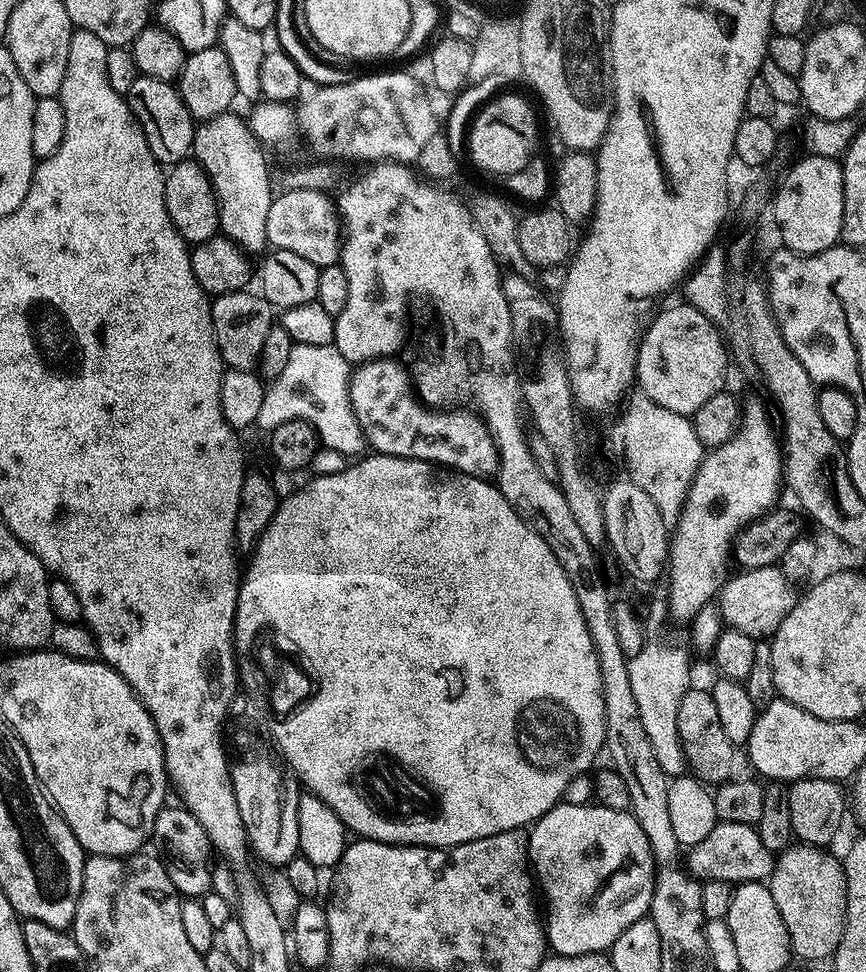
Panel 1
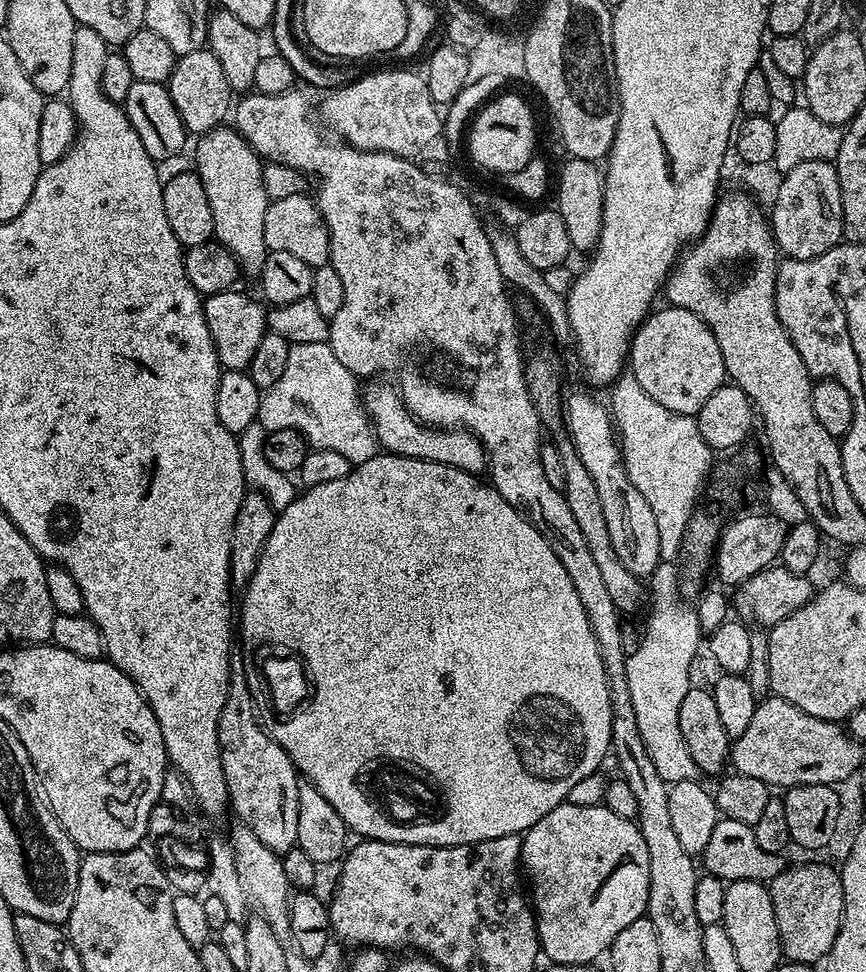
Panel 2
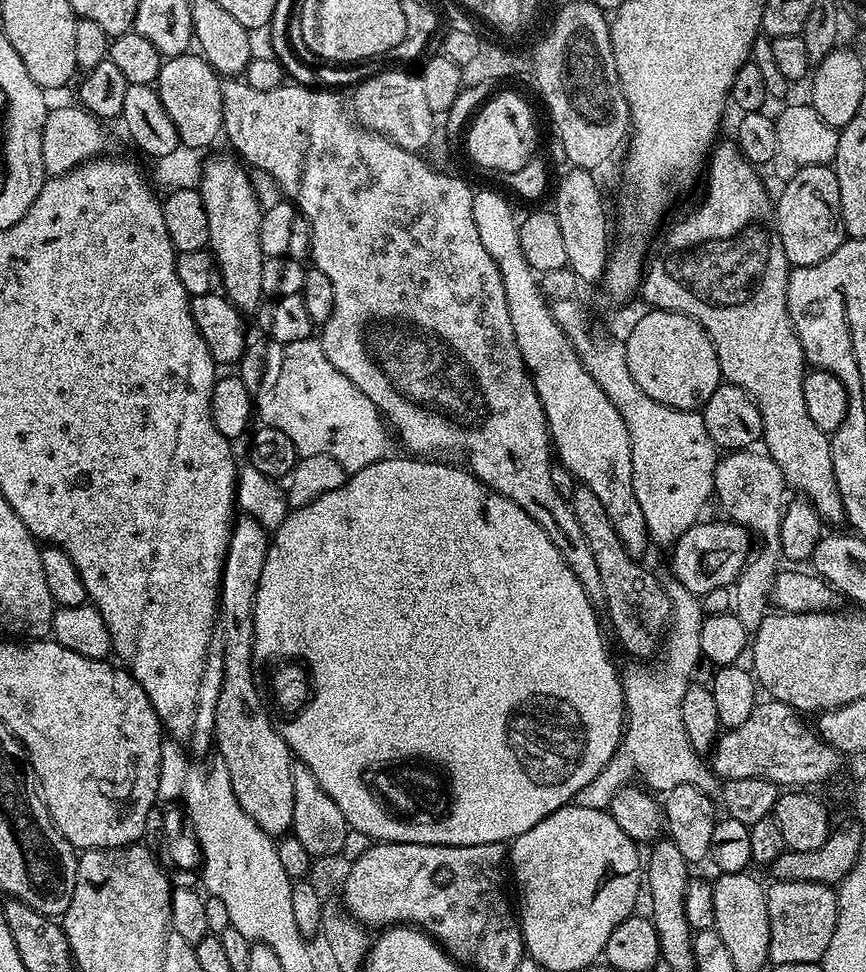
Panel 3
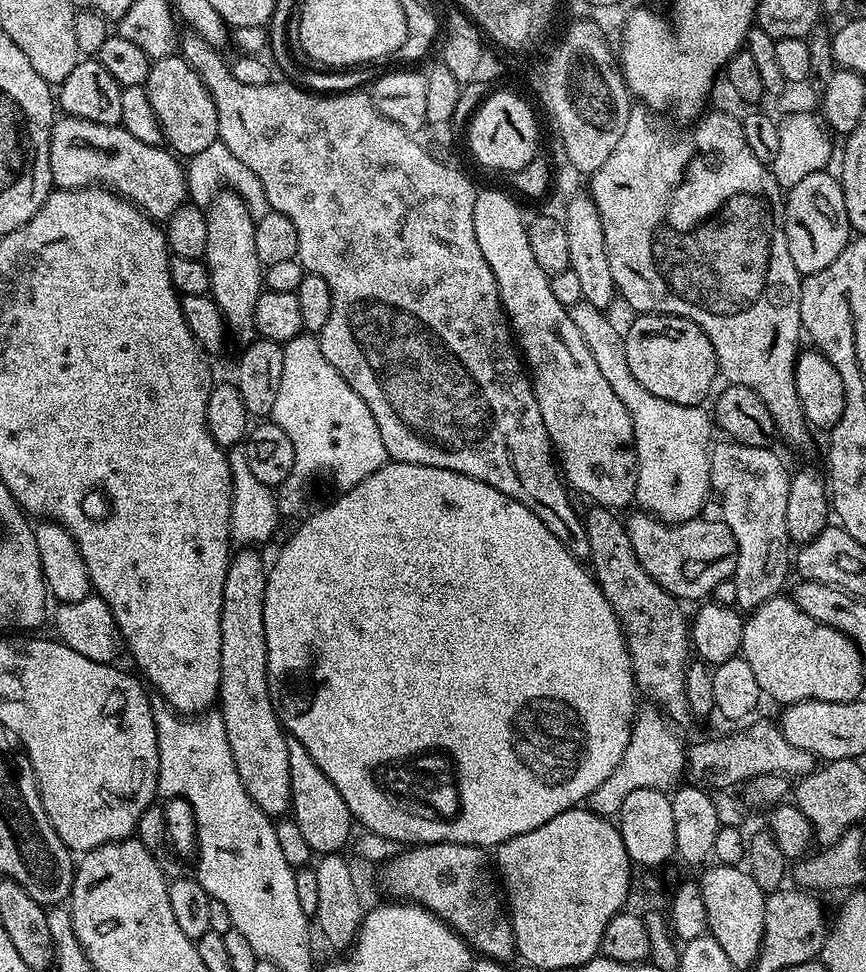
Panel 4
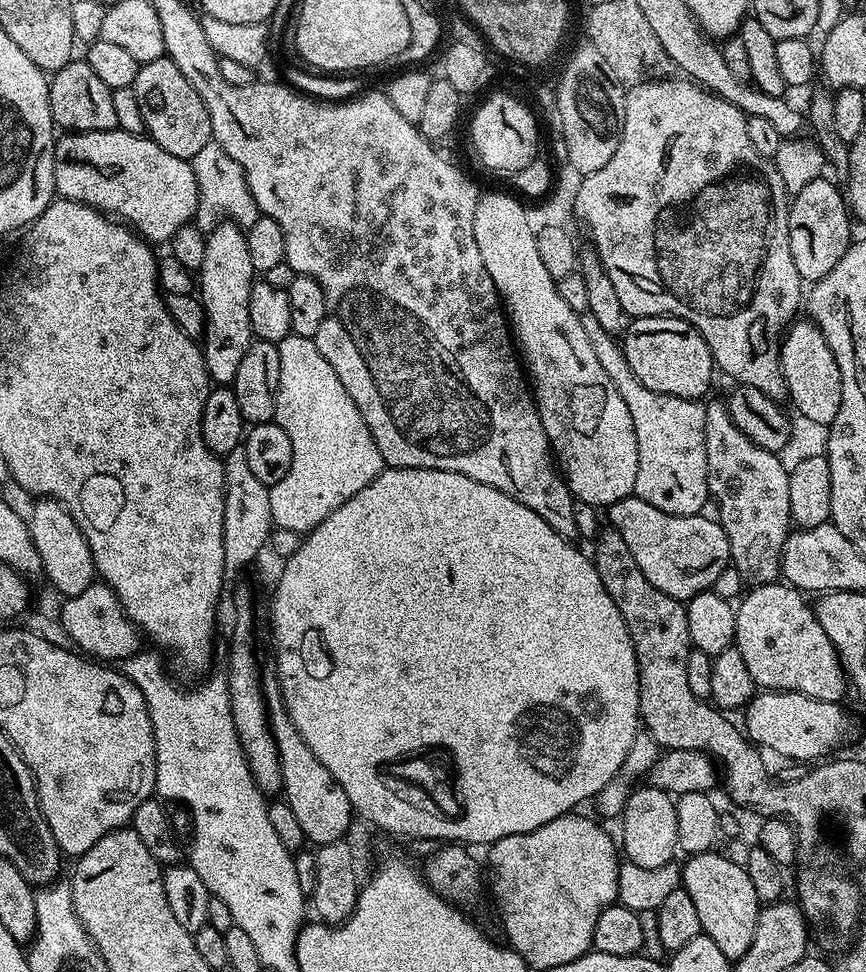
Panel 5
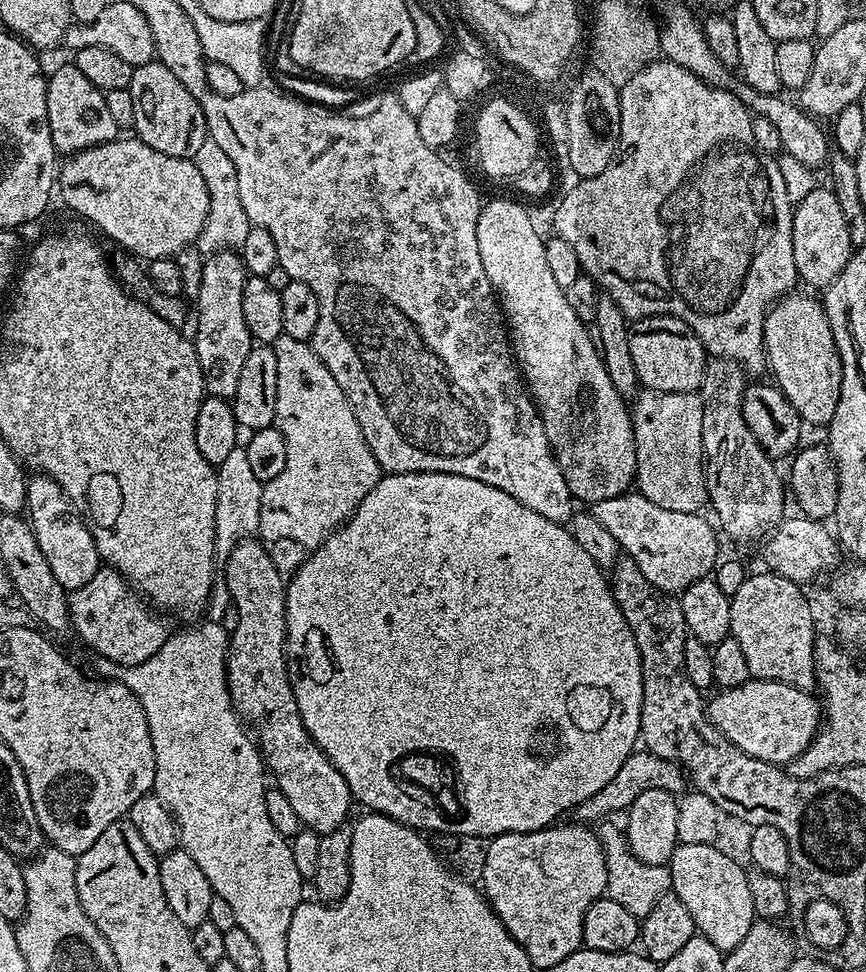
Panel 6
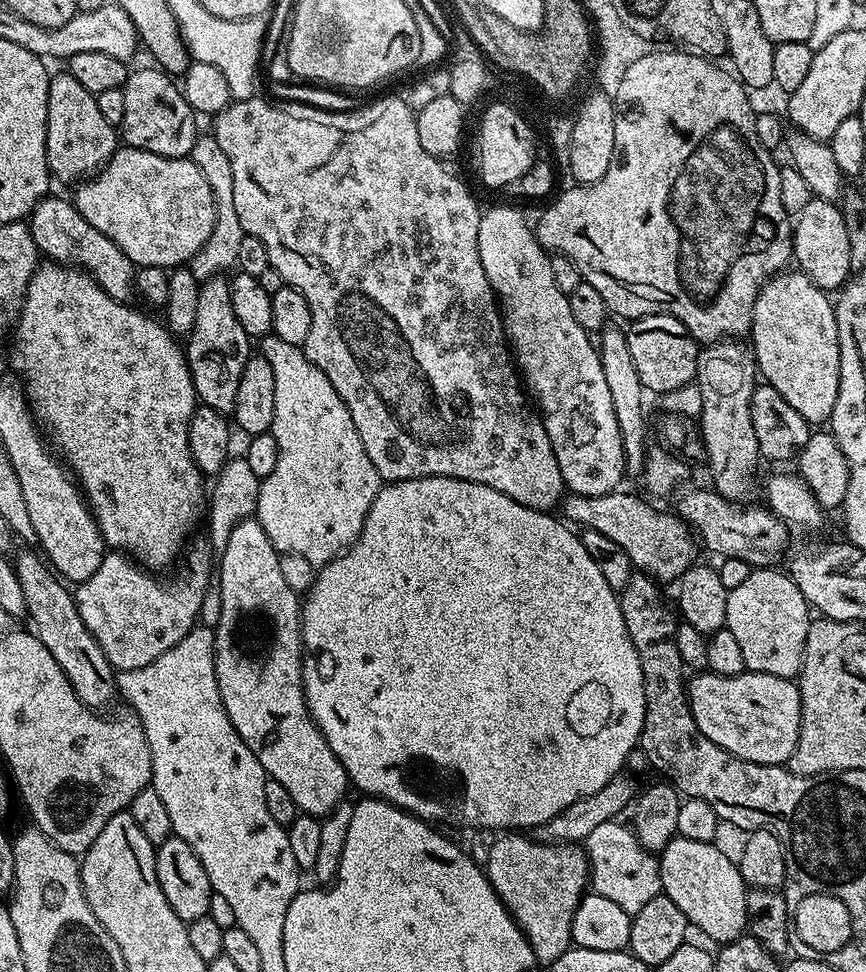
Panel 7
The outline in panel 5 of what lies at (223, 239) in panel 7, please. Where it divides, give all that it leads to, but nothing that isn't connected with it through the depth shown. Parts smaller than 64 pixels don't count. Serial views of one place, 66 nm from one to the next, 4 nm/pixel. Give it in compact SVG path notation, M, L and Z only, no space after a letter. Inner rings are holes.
M215 140L206 142L198 154L190 162L194 170L194 178L198 182L198 206L194 217L195 227L207 234L216 229L217 224L224 221L231 221L239 224L241 228L248 229L258 222L261 216L258 206L254 202L254 194L250 194L250 186L246 182L246 174L226 150L217 144Z

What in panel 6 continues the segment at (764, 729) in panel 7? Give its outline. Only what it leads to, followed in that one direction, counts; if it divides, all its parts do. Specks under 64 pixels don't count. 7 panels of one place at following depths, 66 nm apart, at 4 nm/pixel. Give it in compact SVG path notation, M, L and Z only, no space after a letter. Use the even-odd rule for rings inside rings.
M751 678L742 686L734 686L727 690L720 690L715 693L713 700L709 699L706 704L708 720L730 743L738 746L750 758L758 758L767 764L786 766L802 750L810 746L810 742L816 736L822 723L822 704L807 691L795 688L782 682L770 682L769 680L753 680Z

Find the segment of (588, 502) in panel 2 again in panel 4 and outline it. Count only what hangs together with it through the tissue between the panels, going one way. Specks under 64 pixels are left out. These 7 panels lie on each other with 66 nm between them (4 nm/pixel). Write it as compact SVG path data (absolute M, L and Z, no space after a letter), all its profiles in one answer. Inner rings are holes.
M592 506L582 517L586 542L590 542L587 563L596 577L606 602L614 610L632 659L632 673L637 689L649 696L651 703L673 725L690 720L686 702L686 670L690 663L690 624L684 620L681 601L671 596L638 562L630 546L625 521L610 508Z

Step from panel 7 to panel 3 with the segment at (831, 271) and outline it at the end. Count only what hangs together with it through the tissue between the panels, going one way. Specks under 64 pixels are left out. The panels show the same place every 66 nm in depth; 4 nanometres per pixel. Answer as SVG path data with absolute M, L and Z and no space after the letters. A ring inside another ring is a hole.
M819 164L800 168L794 178L783 181L781 188L774 200L776 229L789 265L814 266L822 258L830 258L846 239L835 167Z

